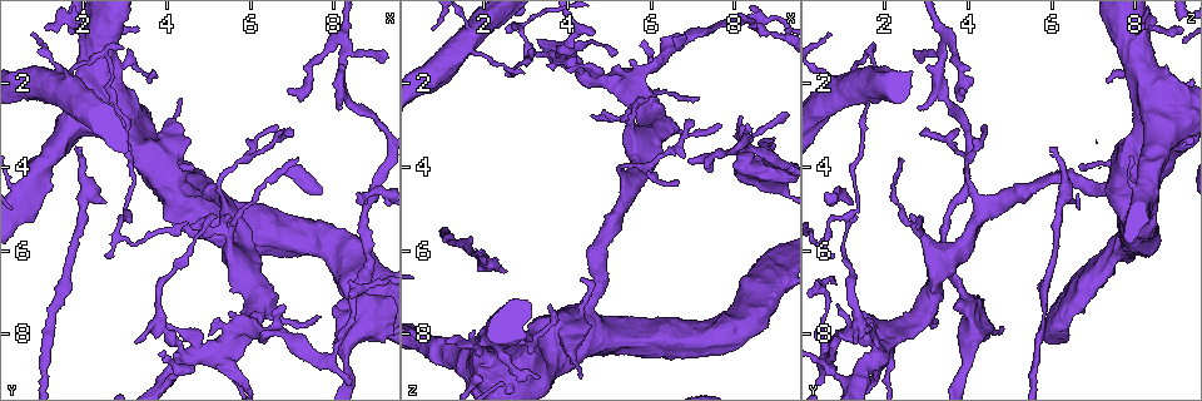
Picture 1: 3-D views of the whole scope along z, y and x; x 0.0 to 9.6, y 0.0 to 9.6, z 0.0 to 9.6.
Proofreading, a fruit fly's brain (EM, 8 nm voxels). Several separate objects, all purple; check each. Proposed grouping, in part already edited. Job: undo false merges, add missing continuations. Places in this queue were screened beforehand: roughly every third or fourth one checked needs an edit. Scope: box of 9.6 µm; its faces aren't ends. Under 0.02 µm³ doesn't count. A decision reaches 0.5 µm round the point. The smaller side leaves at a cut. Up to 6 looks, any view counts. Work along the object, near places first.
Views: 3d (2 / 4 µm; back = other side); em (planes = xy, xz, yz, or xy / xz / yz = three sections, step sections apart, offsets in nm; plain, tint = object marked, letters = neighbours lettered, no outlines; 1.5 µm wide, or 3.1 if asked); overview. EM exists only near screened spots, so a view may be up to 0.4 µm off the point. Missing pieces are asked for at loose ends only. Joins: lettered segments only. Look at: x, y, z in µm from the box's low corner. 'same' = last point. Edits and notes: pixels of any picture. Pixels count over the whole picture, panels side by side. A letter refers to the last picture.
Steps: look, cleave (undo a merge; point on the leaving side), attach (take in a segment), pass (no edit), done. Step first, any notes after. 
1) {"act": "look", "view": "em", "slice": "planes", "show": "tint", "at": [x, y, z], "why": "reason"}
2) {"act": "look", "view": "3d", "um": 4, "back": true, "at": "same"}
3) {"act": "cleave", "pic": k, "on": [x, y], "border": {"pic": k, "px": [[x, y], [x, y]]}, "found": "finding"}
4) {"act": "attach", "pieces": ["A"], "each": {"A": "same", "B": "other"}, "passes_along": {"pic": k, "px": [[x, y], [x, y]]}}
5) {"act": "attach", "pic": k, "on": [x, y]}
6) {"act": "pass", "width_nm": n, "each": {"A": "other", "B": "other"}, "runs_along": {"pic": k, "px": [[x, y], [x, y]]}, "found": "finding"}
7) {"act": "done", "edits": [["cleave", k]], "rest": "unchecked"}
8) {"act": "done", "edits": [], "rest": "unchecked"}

{"act": "look", "view": "3d", "um": 2, "at": [4.65, 5.50, 2.80], "why": "an open end"}

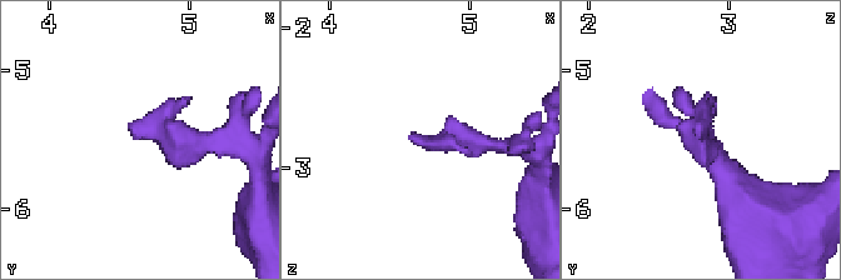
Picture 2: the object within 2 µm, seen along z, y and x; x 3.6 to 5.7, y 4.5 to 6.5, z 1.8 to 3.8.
{"act": "look", "view": "em", "slice": "planes", "show": "tint", "at": [4.58, 5.44, 2.78]}

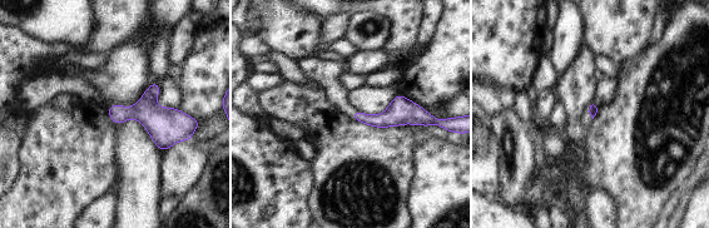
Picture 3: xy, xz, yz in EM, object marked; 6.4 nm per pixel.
{"act": "look", "view": "em", "slice": "planes", "show": "letters", "at": "same"}

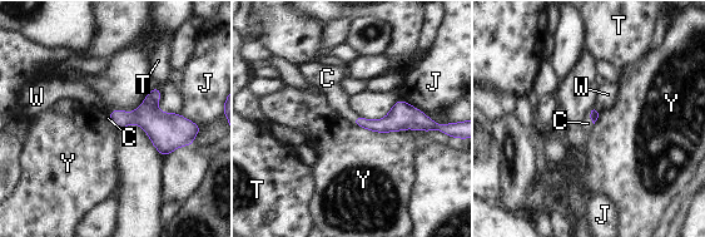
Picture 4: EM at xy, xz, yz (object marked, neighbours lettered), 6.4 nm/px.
{"act": "attach", "pieces": ["C"], "each": {"C": "same", "J": "other", "T": "other", "W": "other", "Y": "other"}, "passes_along": {"pic": 4, "px": [[393, 122], [355, 118], [338, 100]]}, "found": "the neuron continues"}

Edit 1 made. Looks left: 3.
{"act": "look", "view": "overview"}

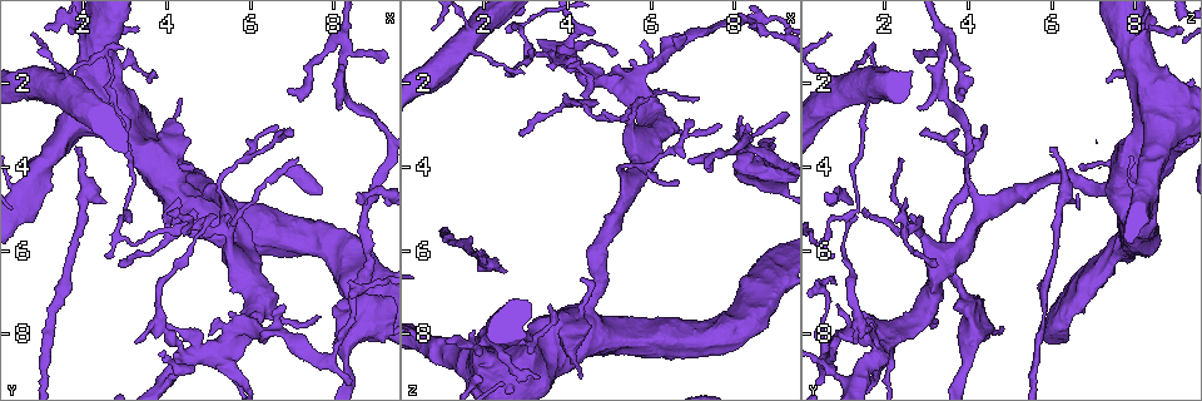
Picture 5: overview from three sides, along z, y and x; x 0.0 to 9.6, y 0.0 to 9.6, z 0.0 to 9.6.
{"act": "look", "view": "3d", "um": 4, "back": true, "at": [3.00, 5.10, 1.25], "why": "abrupt turn"}

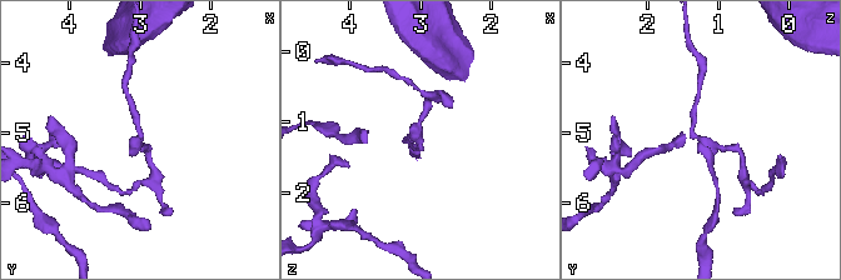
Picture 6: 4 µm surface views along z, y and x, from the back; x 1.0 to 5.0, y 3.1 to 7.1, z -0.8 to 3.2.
{"act": "look", "view": "em", "slice": "planes", "show": "letters", "at": [3.00, 5.05, 1.35], "why": "need the tissue"}

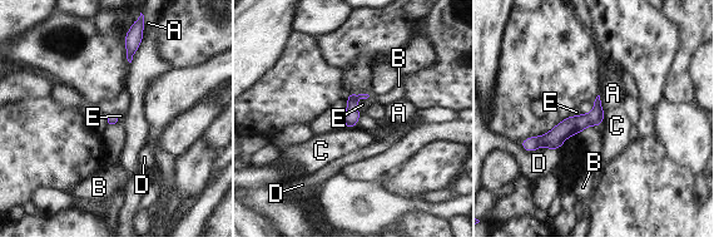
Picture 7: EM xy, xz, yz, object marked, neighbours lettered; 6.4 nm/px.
{"act": "pass", "each": {"A": "other", "B": "other", "C": "other", "D": "other", "E": "other"}, "found": "continuous, no second neuron"}

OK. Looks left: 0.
{"act": "done", "edits": [["attach", 4]], "rest": "unchecked"}

